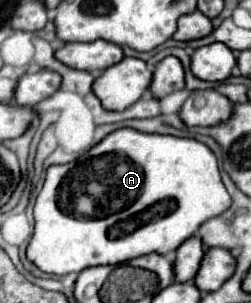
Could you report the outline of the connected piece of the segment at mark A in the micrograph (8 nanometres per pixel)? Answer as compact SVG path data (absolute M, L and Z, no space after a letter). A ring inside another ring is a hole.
M117 129L89 149L75 171L73 163L51 165L47 169L43 189L33 207L35 233L27 245L27 259L45 273L67 275L81 273L95 265L119 265L149 253L167 255L189 239L201 223L225 213L229 207L231 197L221 181L217 157L205 143L173 135L149 135L135 129ZM175 199L177 205L153 205Z

